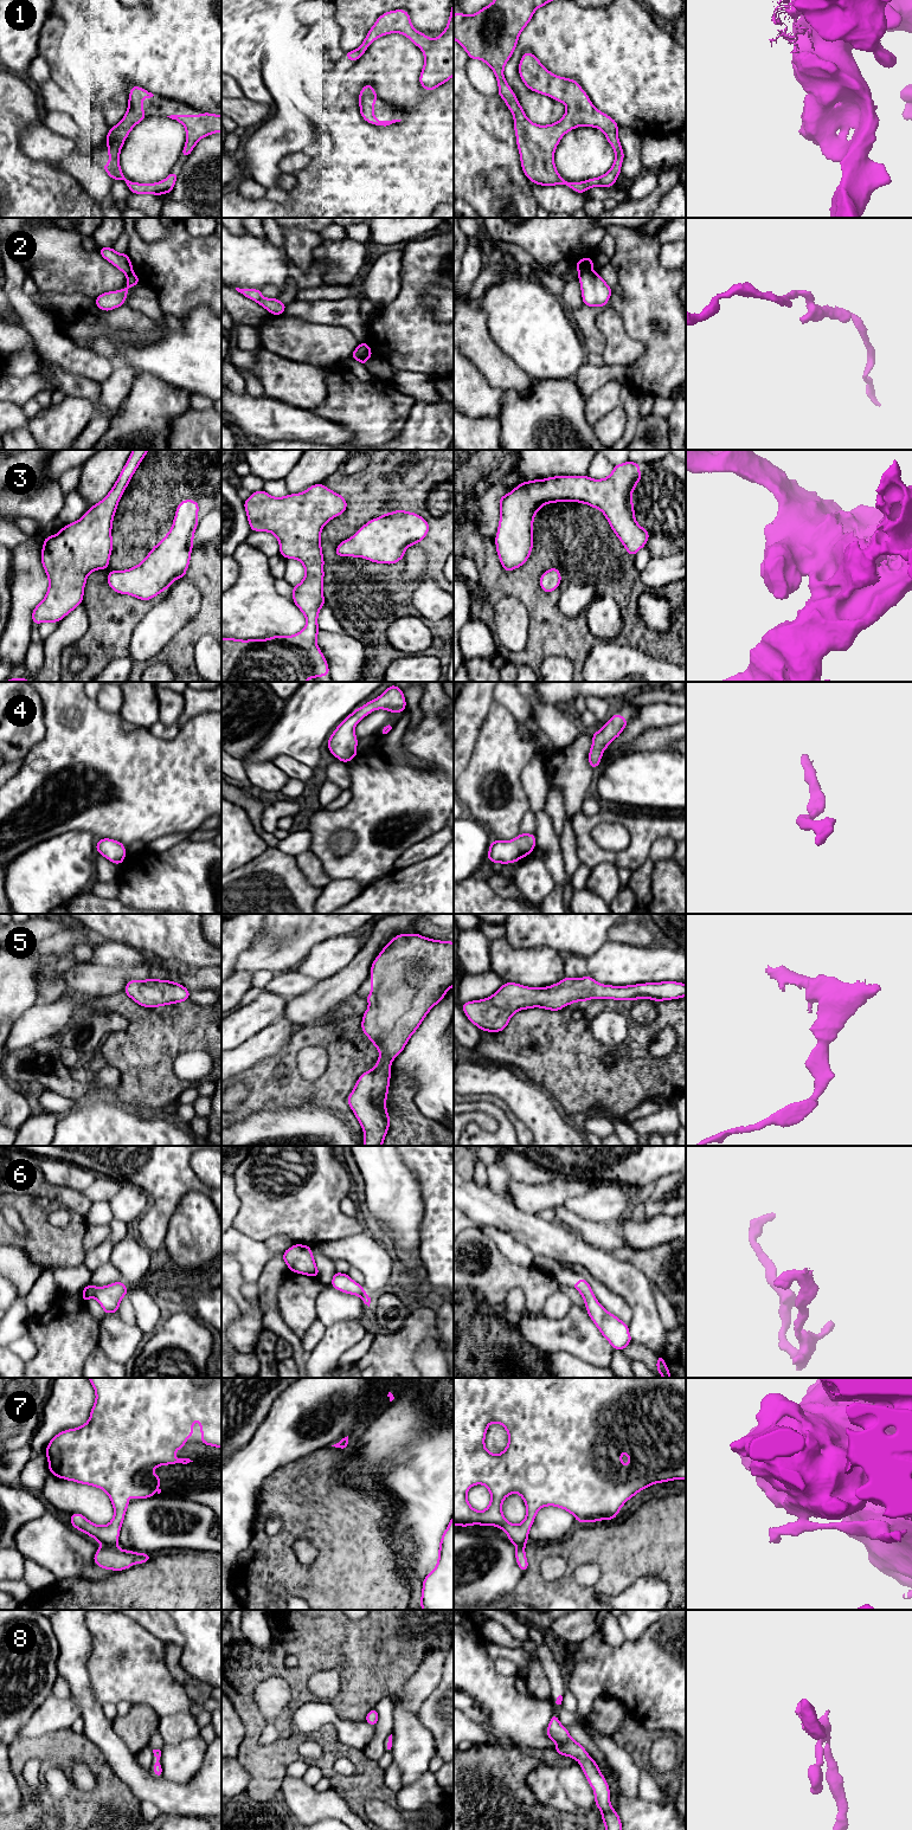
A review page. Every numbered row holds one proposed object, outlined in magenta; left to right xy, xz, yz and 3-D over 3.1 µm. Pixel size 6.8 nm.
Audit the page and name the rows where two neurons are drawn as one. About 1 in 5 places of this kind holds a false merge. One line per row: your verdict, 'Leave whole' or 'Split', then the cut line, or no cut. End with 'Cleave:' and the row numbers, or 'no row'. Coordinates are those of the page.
1: Leave whole. No split
2: Split. Split along yz (591, 270), (578, 275)
3: Leave whole. No split
4: Leave whole. No split
5: Leave whole. No split
6: Leave whole. No split
7: Split. Split along xy (102, 1544), (115, 1546)
8: Leave whole. No split
Cleave: 2, 7

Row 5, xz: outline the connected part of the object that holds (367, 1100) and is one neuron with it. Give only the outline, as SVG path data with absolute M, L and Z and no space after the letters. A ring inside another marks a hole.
M419 934L394 936L371 966L368 1009L362 1014L362 1032L380 1052L374 1068L364 1072L347 1097L364 1130L364 1146L383 1146L390 1128L386 1097L391 1078L391 1063L404 1050L429 1011L454 986L454 942L428 939Z

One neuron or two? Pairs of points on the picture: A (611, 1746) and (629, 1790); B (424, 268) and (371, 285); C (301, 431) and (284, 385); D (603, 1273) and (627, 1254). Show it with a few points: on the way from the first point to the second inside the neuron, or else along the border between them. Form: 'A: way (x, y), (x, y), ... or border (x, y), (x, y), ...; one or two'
A: way (618, 1757), (628, 1770), (629, 1779); one
B: border (403, 251), (402, 287), (390, 302); two
C: border (265, 395), (310, 411); two
D: border (611, 1252), (633, 1263), (643, 1274); two

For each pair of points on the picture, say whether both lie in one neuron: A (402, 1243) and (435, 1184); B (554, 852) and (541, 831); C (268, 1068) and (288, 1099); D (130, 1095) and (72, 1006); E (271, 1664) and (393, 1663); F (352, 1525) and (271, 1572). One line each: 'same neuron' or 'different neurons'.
A: different neurons
B: same neuron
C: same neuron
D: different neurons
E: same neuron
F: same neuron

